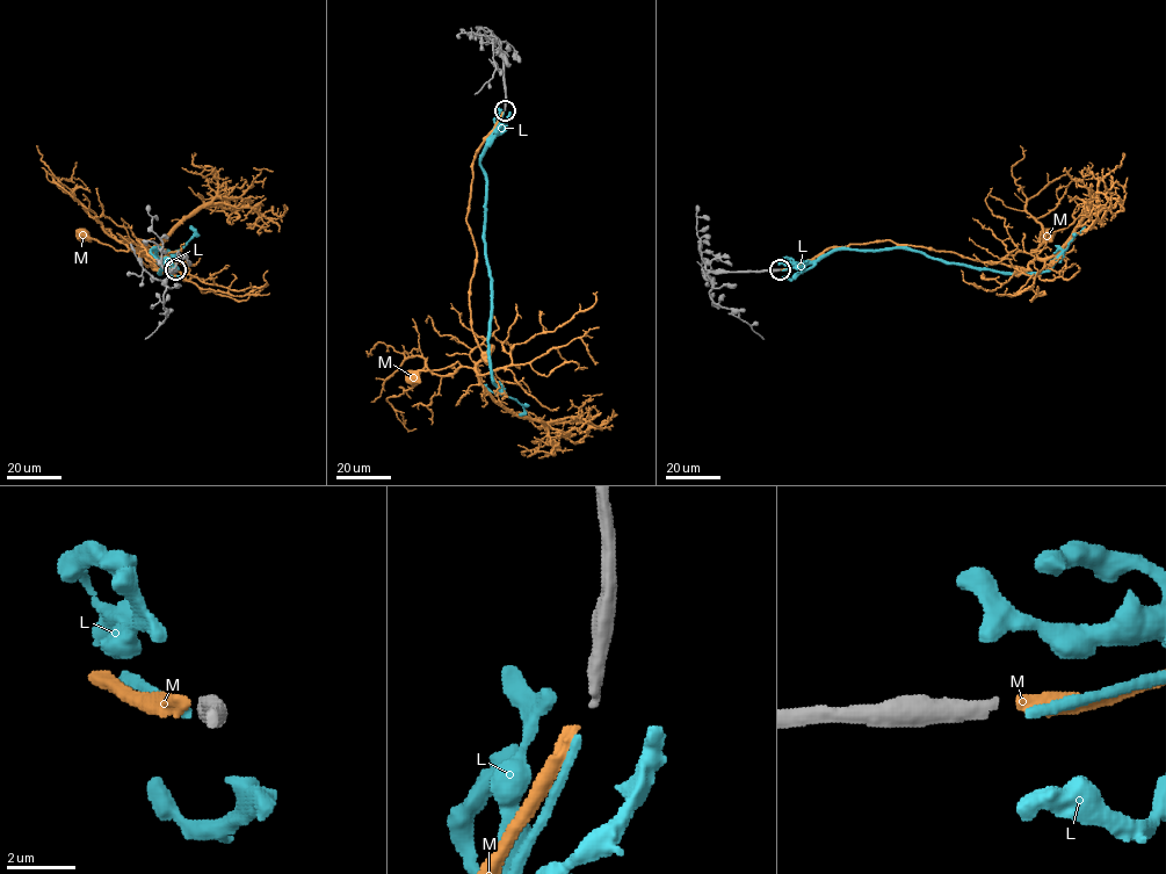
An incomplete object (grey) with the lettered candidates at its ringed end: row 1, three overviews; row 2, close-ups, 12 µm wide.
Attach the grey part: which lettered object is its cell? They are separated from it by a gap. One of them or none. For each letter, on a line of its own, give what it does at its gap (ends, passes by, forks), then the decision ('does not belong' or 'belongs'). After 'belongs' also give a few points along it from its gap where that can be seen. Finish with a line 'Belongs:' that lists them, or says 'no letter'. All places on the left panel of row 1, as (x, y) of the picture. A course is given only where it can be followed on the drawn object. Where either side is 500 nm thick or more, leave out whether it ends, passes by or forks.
L: it ends | does not belong
M: it ends | belongs | via (174, 269), (156, 261), (137, 240), (147, 246), (140, 260), (157, 268), (130, 250), (116, 251), (84, 235)
Belongs: M

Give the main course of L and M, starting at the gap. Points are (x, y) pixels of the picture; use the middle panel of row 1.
L: (504, 113), (480, 163), (490, 276), (489, 368), (491, 380), (522, 406), (519, 414)
M: (504, 112), (472, 163), (466, 218), (477, 252), (471, 330), (486, 359), (473, 368), (457, 361), (413, 377)

